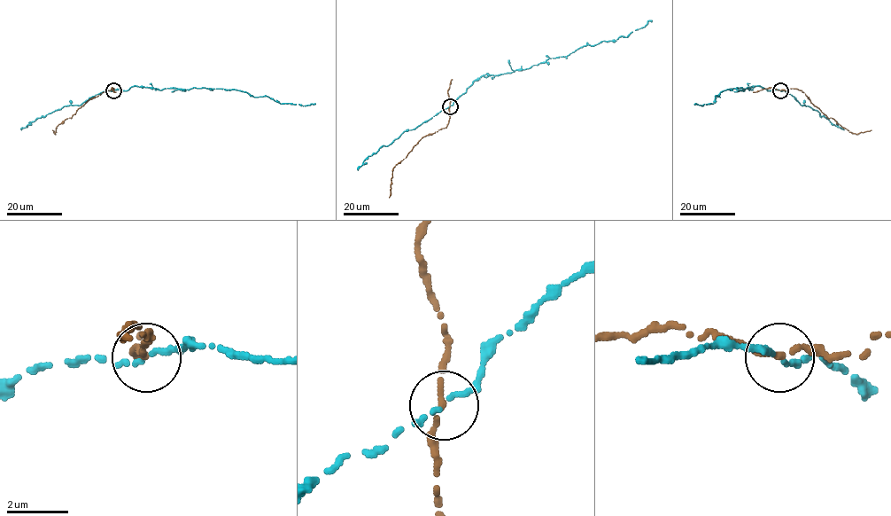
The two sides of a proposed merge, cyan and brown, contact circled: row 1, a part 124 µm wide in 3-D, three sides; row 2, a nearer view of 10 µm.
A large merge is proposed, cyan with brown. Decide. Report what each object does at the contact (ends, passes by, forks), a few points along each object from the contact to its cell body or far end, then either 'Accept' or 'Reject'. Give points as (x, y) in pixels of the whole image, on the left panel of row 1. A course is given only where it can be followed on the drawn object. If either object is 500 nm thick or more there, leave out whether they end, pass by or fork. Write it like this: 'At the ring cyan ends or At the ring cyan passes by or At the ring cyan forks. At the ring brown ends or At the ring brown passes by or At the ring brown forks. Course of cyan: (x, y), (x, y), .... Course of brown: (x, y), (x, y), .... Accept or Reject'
At the ring cyan passes by. At the ring brown passes by. Course of cyan: (112, 90), (127, 90), (135, 86), (162, 89), (230, 89), (254, 97), (266, 96), (281, 104), (315, 104). Course of brown: (113, 90), (112, 89), (89, 99), (71, 118), (66, 118), (56, 128), (55, 135), (52, 130). Reject

